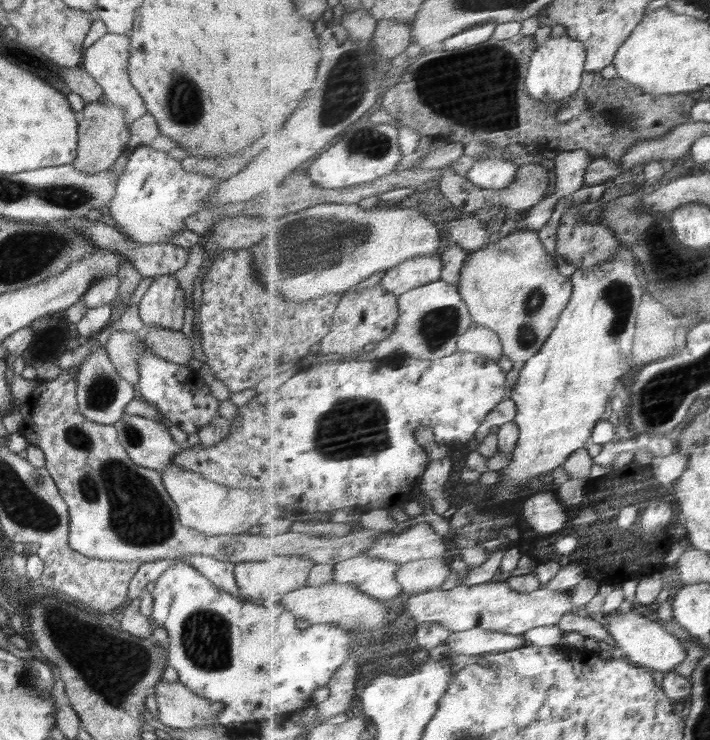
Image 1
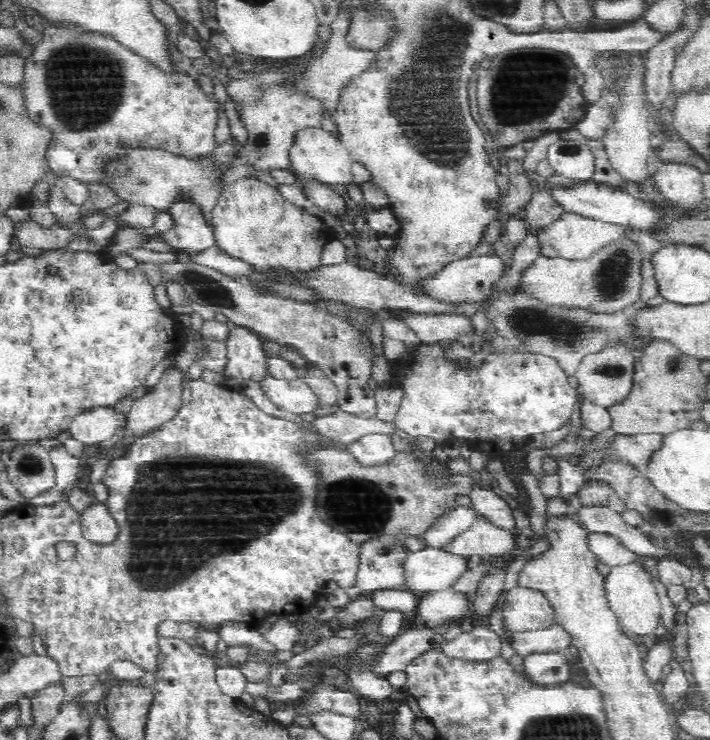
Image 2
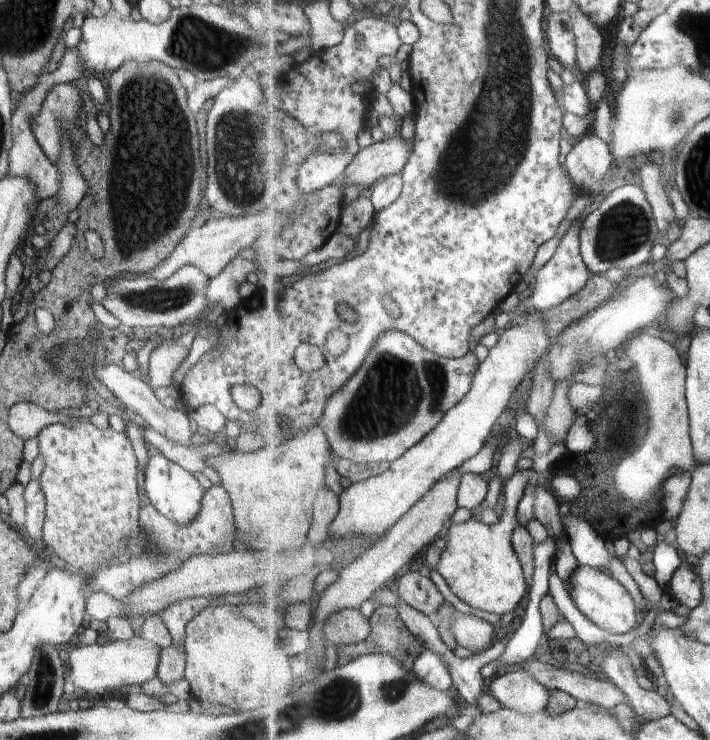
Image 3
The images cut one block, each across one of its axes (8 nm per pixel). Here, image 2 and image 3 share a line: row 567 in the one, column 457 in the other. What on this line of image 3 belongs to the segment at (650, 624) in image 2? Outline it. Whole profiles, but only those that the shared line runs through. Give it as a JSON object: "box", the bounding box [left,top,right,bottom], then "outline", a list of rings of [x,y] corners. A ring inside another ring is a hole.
{"box":[452,612,494,653],"outline":[[[454,612],[452,616],[452,628],[458,644],[472,650],[474,653],[481,653],[494,646],[494,626],[474,614]]]}

